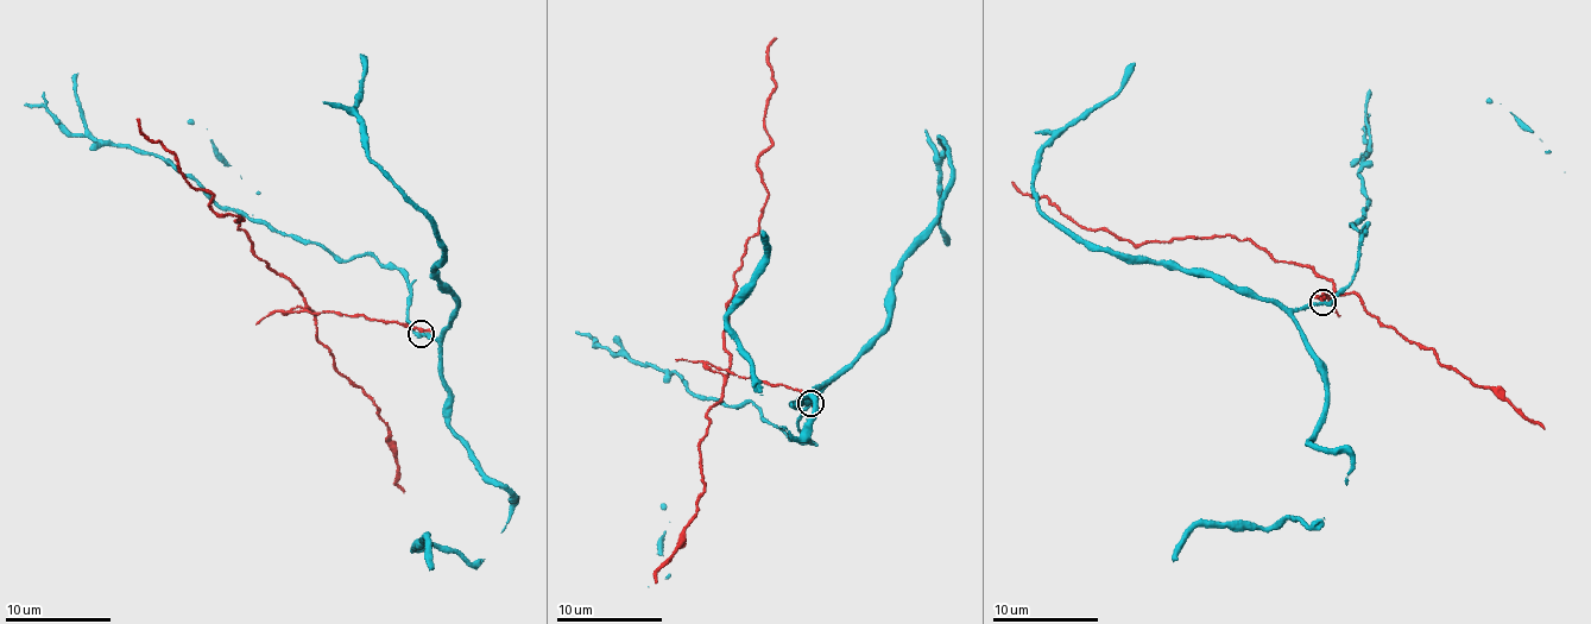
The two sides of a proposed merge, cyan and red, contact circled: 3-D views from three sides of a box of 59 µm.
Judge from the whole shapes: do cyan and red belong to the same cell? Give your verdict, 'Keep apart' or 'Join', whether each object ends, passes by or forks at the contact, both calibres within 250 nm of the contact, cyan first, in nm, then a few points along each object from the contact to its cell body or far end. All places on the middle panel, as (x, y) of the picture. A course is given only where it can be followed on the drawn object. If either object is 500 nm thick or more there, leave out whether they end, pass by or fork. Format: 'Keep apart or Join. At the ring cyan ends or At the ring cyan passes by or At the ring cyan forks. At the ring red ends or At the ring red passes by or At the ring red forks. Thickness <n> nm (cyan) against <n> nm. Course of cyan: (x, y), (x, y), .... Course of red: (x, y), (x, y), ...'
Keep apart. At the ring cyan passes by. At the ring red ends. Thickness 240 nm (cyan) against 320 nm. Course of cyan: (809, 403), (885, 327), (902, 254), (940, 213), (951, 164), (942, 138), (947, 143), (939, 165), (945, 245). Course of red: (809, 403), (726, 372), (727, 309), (768, 191), (757, 166), (770, 146), (775, 37)

